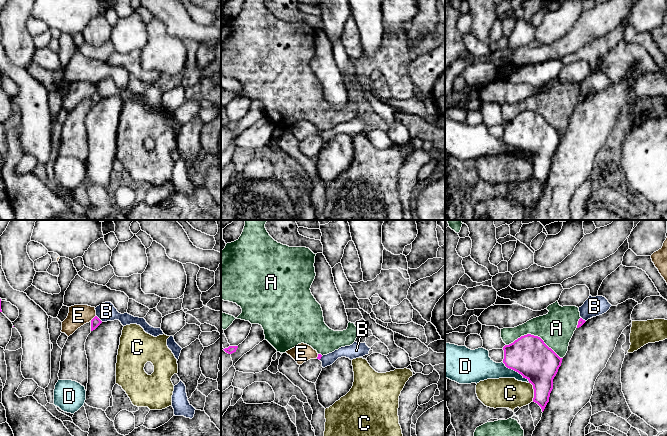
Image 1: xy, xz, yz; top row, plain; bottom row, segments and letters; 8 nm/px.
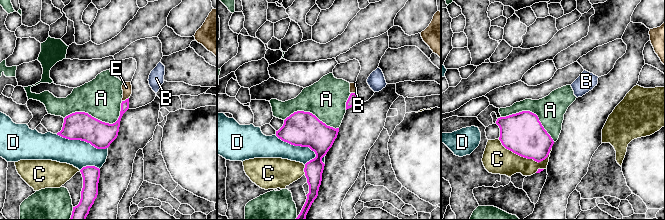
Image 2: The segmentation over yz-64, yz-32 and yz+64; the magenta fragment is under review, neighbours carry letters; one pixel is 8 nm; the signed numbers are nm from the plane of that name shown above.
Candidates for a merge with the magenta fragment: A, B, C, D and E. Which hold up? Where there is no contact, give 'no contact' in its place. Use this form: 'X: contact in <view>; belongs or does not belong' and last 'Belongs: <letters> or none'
A: contact in yz; does not belong
B: contact in xy; does not belong
C: contact in yz; does not belong
D: contact in yz; does not belong
E: contact in xy; does not belong
Belongs: none

